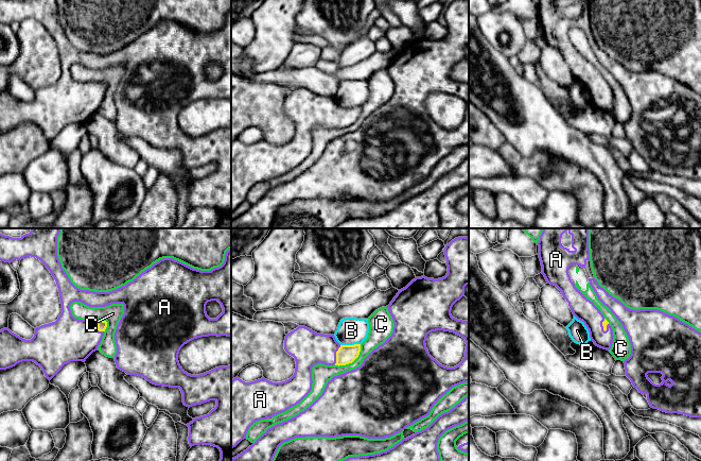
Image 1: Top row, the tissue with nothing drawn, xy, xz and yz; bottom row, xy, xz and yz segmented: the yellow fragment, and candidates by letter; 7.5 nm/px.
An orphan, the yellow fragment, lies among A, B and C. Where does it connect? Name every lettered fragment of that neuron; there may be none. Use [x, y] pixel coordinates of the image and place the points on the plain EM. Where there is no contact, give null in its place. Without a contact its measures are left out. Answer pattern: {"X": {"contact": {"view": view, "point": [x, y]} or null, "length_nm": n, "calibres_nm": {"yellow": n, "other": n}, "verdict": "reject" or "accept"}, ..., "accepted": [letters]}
{"A": {"contact": {"view": "xz", "point": [336, 117]}, "length_nm": 150, "calibres_nm": {"yellow": 140, "other": 260}, "verdict": "accept"}, "B": {"contact": {"view": "xz", "point": [350, 107]}, "length_nm": 150, "calibres_nm": {"yellow": 140, "other": 200}, "verdict": "reject"}, "C": {"contact": {"view": "xz", "point": [351, 124]}, "length_nm": 260, "calibres_nm": {"yellow": 140, "other": 150}, "verdict": "reject"}, "accepted": ["A"]}

